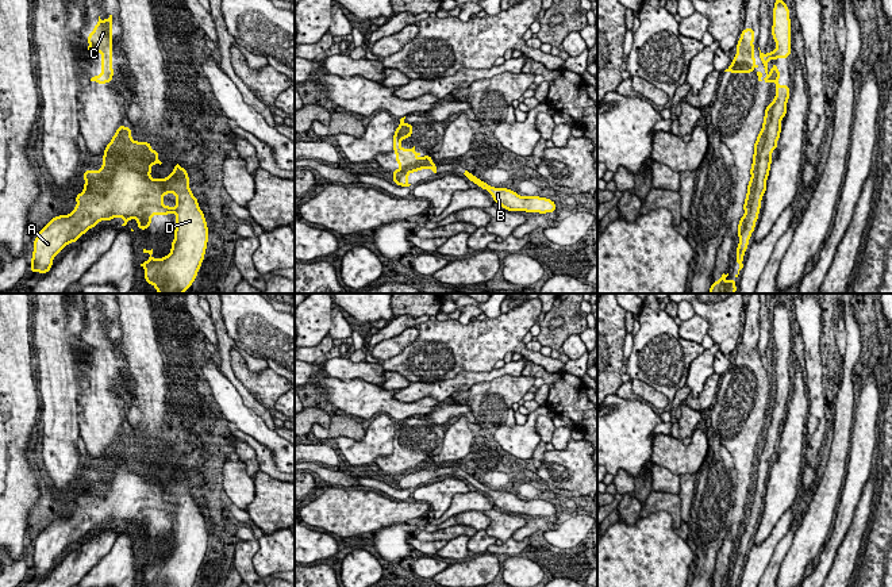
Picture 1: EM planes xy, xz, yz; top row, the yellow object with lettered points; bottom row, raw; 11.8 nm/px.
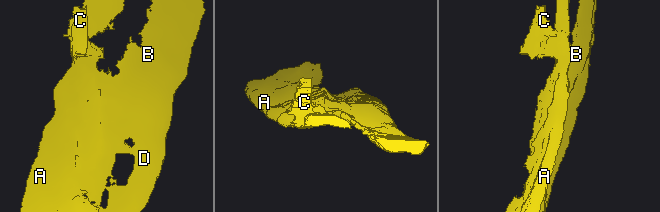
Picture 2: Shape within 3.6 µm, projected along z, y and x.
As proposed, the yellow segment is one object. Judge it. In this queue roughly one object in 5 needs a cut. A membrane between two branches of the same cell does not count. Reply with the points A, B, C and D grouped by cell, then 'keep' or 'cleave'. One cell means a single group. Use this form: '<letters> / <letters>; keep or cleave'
A B C D; keep

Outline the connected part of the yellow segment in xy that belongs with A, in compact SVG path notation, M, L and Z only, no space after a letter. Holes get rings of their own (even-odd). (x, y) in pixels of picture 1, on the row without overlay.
M120 427L116 436L112 438L112 444L105 449L104 459L101 460L103 468L100 473L84 473L84 494L76 499L77 509L68 518L58 518L53 521L36 538L34 544L34 555L30 572L32 576L47 576L53 569L53 561L62 555L62 552L70 545L78 545L78 540L85 537L92 530L96 530L100 523L111 523L114 521L123 521L126 529L130 522L137 522L138 532L147 533L151 527L153 518L169 518L176 517L176 533L174 544L170 545L172 553L166 560L155 563L151 553L143 552L143 556L149 556L147 564L141 567L145 572L145 583L147 587L192 587L196 583L197 575L204 564L204 557L208 545L208 530L203 514L199 510L197 502L189 492L189 479L187 472L182 472L178 465L174 468L174 473L166 482L151 482L151 468L162 467L158 463L158 453L153 453L150 445L138 445L131 441L131 430ZM174 496L176 510L165 509L164 499Z

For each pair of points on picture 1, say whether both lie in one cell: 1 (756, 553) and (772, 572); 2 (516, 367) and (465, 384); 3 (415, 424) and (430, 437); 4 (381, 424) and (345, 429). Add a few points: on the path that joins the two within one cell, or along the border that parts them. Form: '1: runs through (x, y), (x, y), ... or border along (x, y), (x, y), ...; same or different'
1: border along (781, 537), (762, 572); different
2: runs through (504, 369), (489, 376), (477, 376); same
3: runs through (419, 426), (426, 433); same
4: border along (365, 430), (361, 438), (337, 438); different

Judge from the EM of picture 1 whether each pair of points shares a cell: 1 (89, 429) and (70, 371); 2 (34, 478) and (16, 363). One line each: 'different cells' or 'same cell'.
1: different cells
2: same cell

